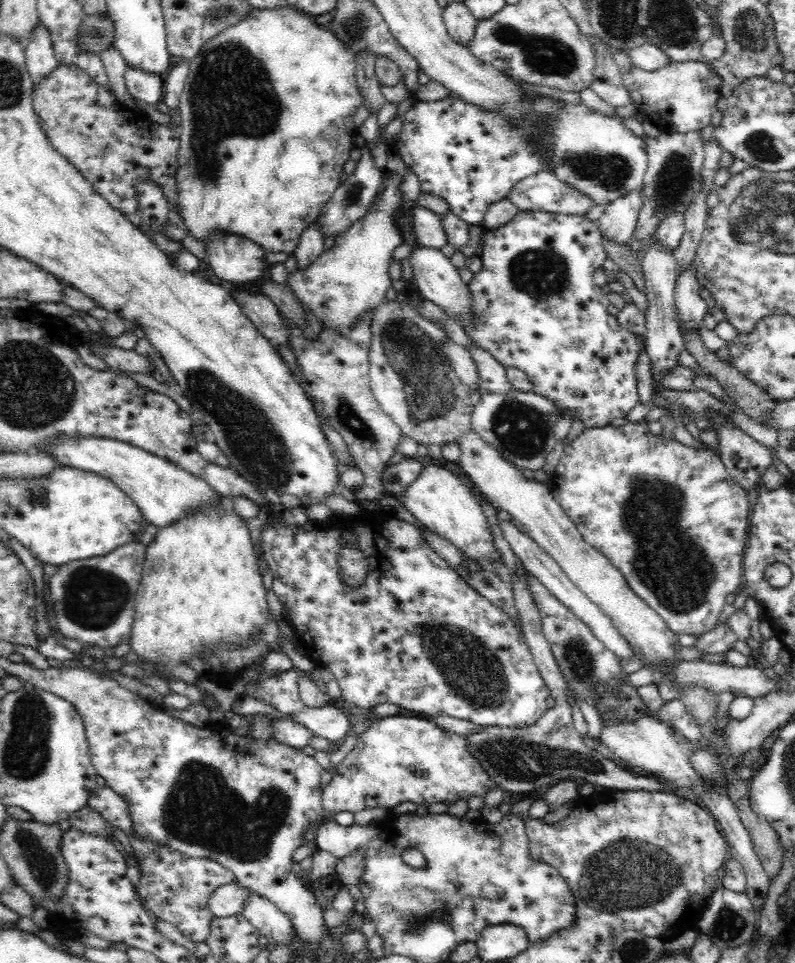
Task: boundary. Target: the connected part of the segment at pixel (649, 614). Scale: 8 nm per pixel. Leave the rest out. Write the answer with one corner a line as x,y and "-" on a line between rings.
466,388
466,391
468,391
468,399
470,399
472,412
470,412
468,426
464,428
462,436
458,438
458,442
456,443
460,449
460,461
458,463
470,480
472,480
472,483
480,489
482,495
485,495
498,510
506,511
512,516
513,522
518,521
526,527
529,538
534,540
541,550
544,550
544,552
558,563
566,573
566,576
598,606
598,609
602,613
606,614
612,620
612,625
622,633
622,636
630,643
630,646
639,656
645,658
645,660
651,660
651,662
668,662
672,658
678,658
678,654
676,654
678,652
678,646
674,646
676,644
676,640
674,639
675,634
672,631
668,631
667,625
642,599
638,598
636,593
630,590
626,579
622,577
620,571
610,565
610,562
602,554
599,554
582,539
578,529
575,528
575,524
564,513
564,510
552,495
550,484
546,481
540,481
535,478
530,479
525,476
523,473
524,470
518,469
513,462
505,458
505,455
500,450
493,446
493,444
488,444
477,434
477,430
473,429
471,418
475,406
481,401
482,390
480,389
480,392
477,392
477,390

